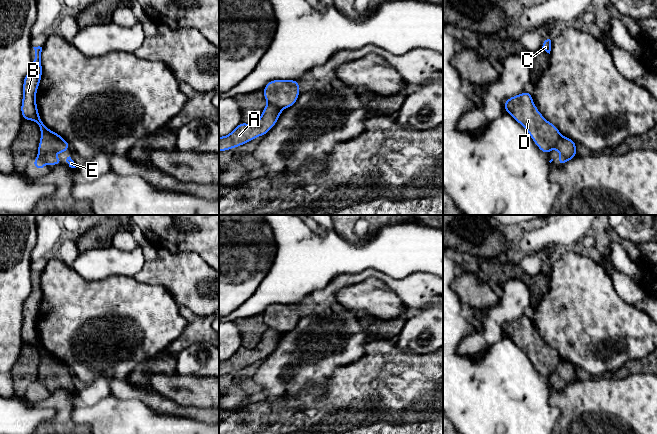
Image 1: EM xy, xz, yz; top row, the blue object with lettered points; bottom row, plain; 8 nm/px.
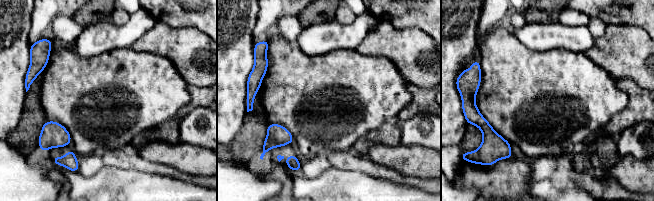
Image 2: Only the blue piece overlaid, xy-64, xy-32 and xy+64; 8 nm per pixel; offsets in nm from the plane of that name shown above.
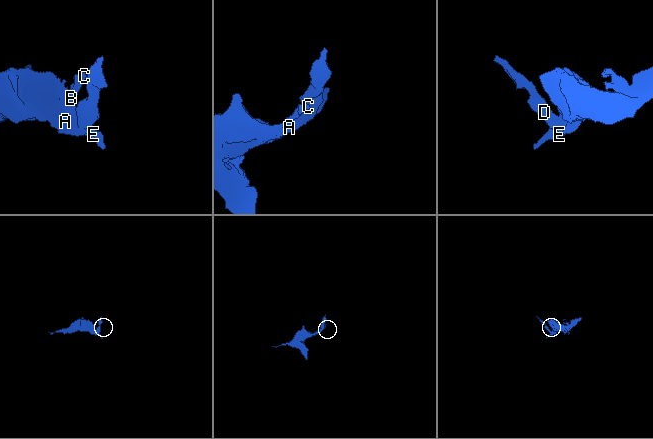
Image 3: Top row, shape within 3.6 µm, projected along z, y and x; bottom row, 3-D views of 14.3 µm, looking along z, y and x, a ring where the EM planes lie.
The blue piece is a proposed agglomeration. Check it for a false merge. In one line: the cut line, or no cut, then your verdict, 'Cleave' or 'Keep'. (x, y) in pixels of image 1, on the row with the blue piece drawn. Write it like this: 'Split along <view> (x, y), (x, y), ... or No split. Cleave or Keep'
Split along xy (49, 130), (54, 137), (67, 143). Cleave

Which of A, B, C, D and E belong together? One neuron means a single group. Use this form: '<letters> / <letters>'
A B C E / D

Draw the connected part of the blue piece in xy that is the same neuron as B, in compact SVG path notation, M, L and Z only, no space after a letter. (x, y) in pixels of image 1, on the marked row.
M33 47L35 50L35 60L24 78L23 82L23 99L21 113L23 120L35 121L41 130L41 139L38 146L38 154L33 161L33 167L42 170L46 165L60 165L60 157L51 157L46 162L43 160L45 155L52 153L62 153L70 149L70 145L65 141L54 138L50 130L45 126L38 114L36 105L36 92L42 77L41 52L42 47Z

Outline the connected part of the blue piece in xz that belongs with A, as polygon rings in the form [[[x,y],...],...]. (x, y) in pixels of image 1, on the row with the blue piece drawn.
[[[267,104],[254,124],[241,122],[229,135],[219,137],[219,152],[233,149],[265,135],[274,127],[282,111],[280,107]]]

